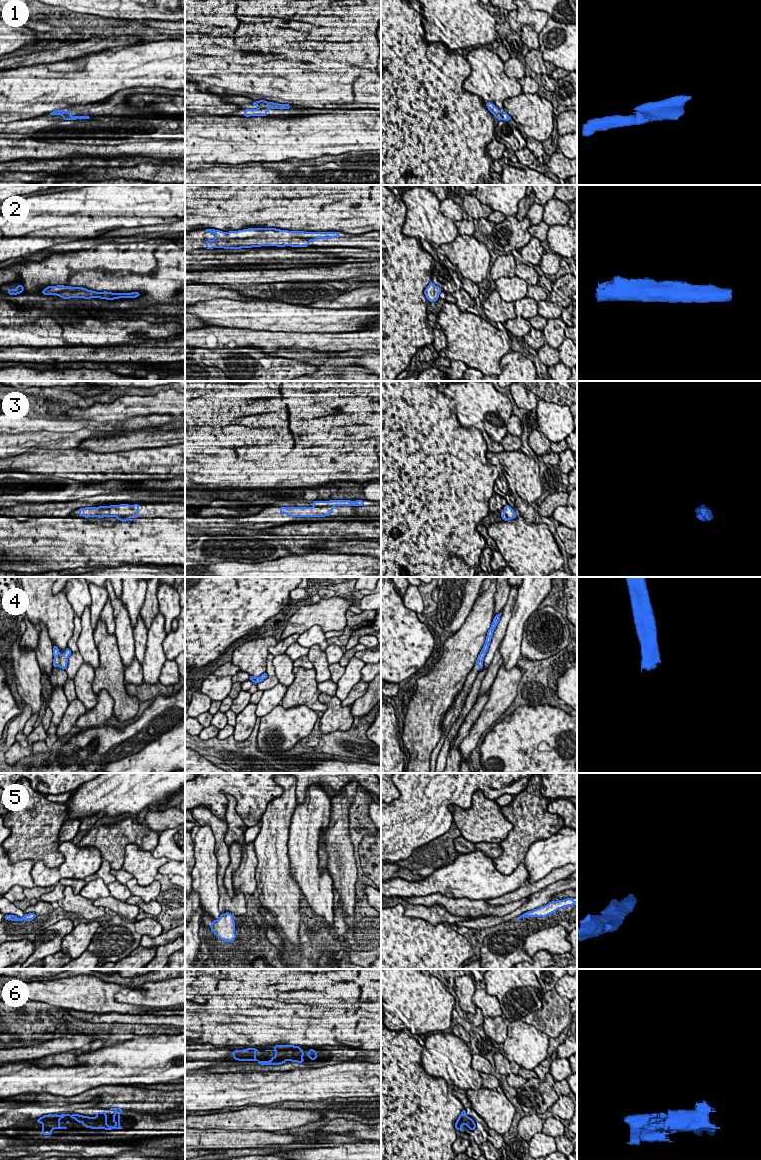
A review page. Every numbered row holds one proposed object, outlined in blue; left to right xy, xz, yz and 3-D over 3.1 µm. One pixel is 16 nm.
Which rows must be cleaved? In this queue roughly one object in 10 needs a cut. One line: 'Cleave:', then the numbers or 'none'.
Cleave: none

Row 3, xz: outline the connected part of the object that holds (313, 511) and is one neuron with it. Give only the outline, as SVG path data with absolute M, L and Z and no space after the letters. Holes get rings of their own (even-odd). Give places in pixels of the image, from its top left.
M363 500L313 501L312 507L279 507L282 514L289 517L325 517L334 514L335 506L364 506Z

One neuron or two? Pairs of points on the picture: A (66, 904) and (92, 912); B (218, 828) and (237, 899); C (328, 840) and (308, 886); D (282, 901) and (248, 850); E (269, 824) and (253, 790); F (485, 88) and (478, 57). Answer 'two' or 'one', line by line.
A: one
B: one
C: two
D: two
E: two
F: one

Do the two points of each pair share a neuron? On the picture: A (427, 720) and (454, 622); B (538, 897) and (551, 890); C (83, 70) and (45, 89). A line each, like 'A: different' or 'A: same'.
A: different
B: same
C: same

